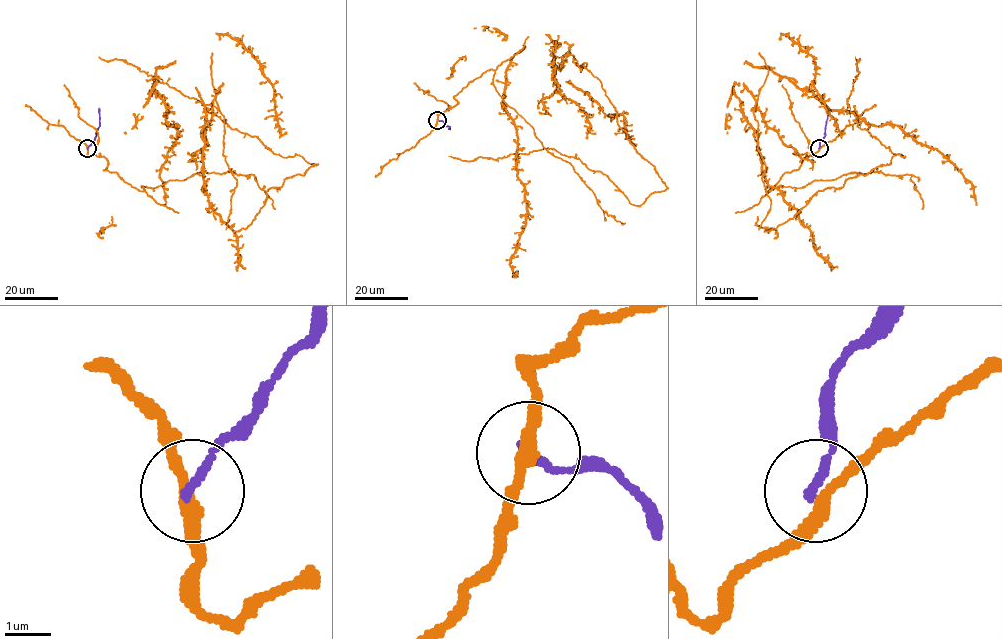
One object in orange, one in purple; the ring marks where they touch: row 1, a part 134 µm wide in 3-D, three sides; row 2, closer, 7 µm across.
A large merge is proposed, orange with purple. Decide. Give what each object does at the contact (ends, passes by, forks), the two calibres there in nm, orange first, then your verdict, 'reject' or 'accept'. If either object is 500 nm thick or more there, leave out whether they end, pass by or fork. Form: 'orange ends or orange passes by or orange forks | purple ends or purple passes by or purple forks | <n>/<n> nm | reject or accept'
orange passes by | purple ends | 260/190 nm | reject

